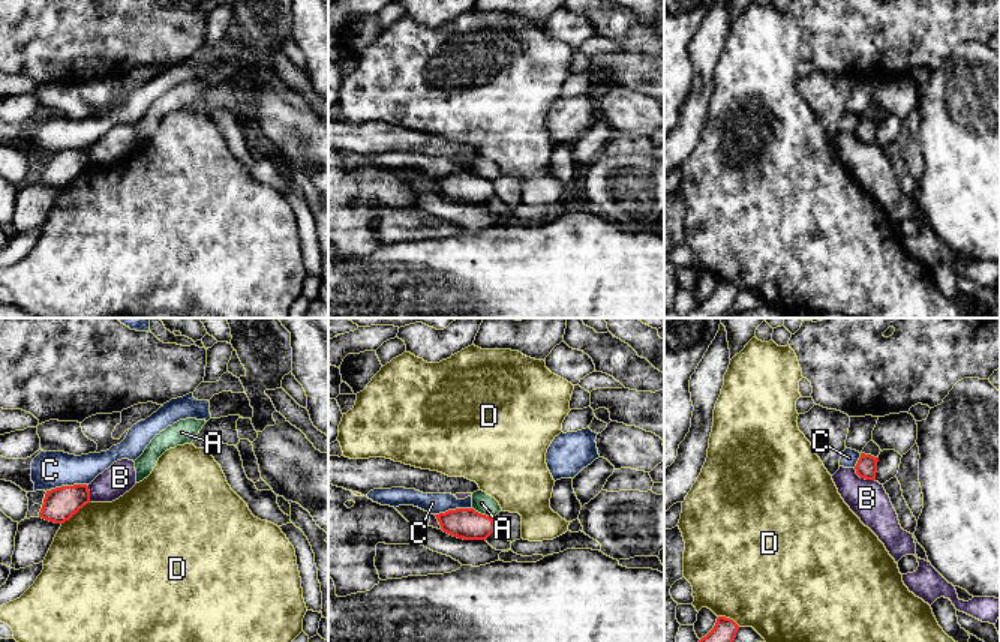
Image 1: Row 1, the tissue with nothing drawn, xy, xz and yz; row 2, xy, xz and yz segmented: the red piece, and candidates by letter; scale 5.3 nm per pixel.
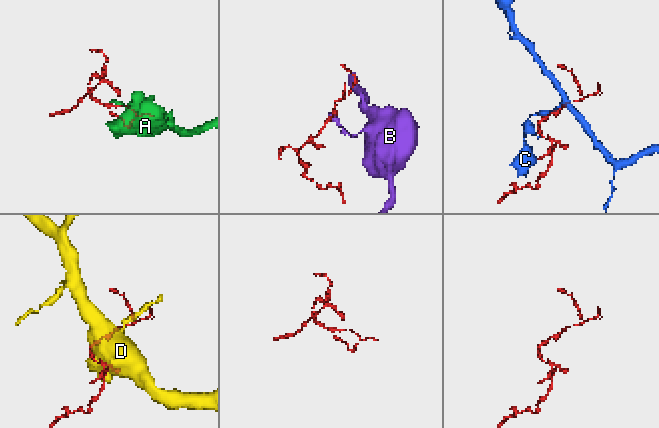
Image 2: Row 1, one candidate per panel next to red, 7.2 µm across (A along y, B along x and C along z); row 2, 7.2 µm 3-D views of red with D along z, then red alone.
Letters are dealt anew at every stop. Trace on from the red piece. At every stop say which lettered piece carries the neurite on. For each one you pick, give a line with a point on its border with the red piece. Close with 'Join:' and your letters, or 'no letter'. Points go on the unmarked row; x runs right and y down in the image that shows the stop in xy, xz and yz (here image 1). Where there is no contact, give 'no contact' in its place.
Join: no letter

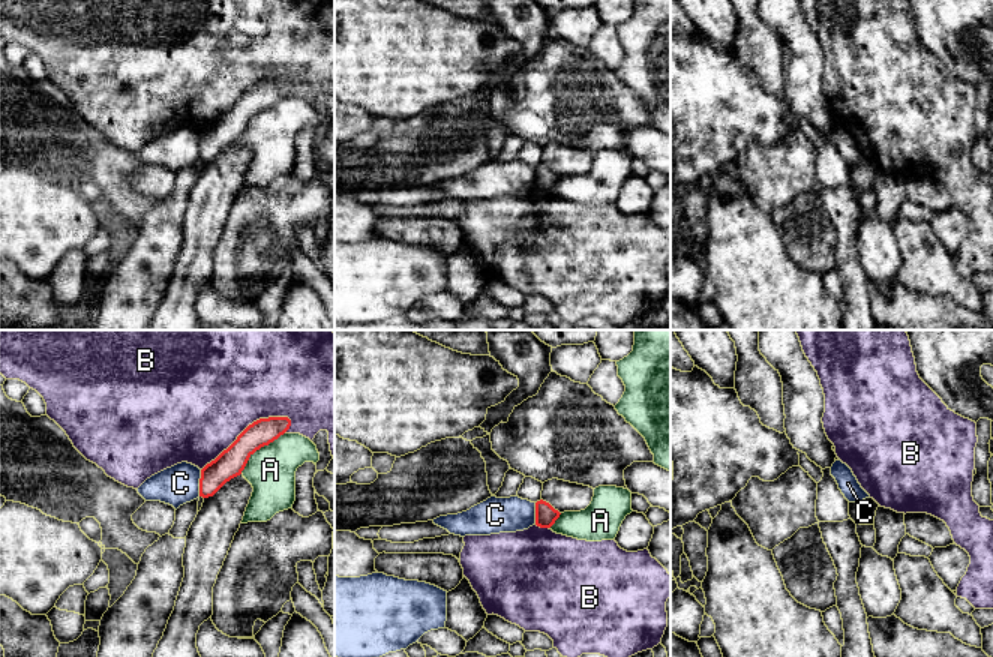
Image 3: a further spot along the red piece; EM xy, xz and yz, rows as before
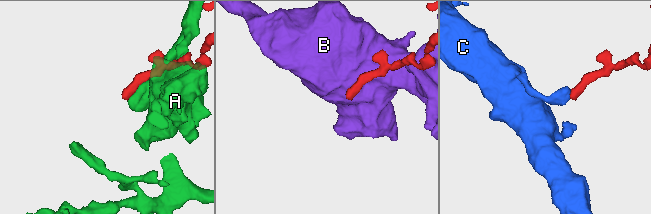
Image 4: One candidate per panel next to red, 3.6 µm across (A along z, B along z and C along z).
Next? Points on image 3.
Join: no letter

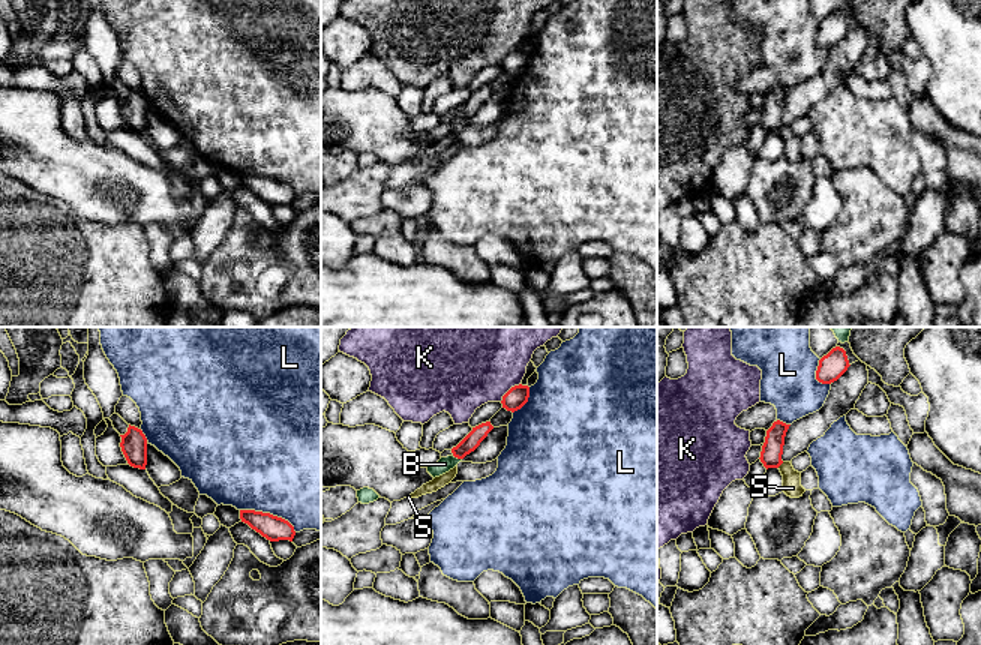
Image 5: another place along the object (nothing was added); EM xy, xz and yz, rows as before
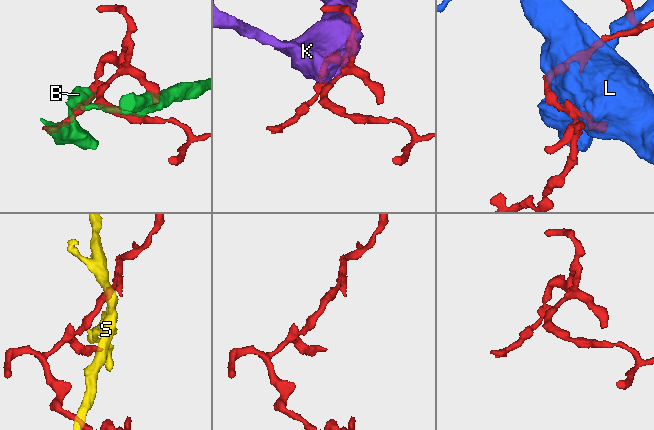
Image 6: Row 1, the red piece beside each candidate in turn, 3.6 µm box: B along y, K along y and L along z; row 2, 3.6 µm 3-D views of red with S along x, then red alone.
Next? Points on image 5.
Join: no letter

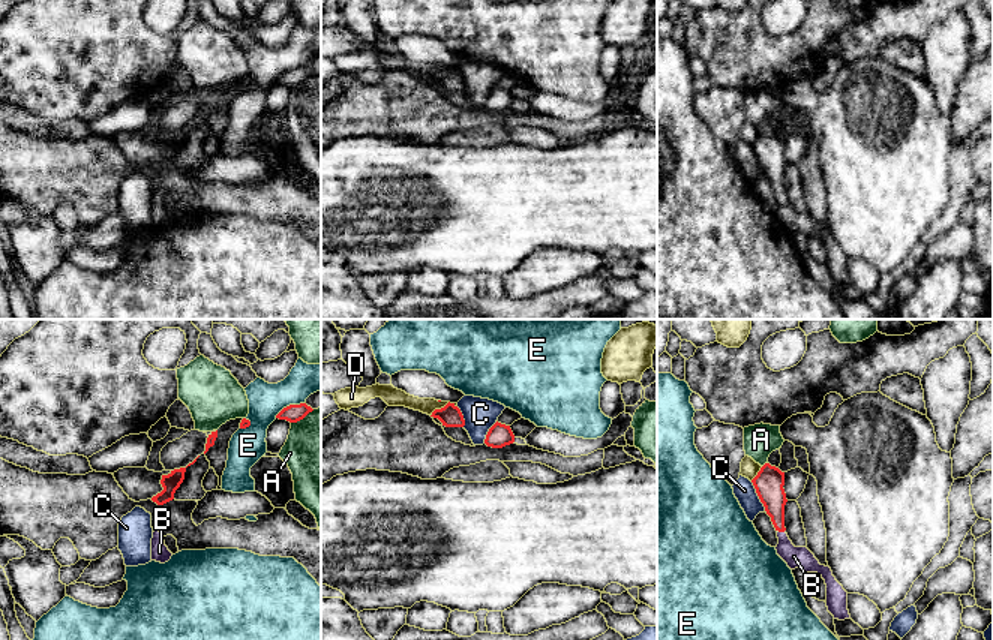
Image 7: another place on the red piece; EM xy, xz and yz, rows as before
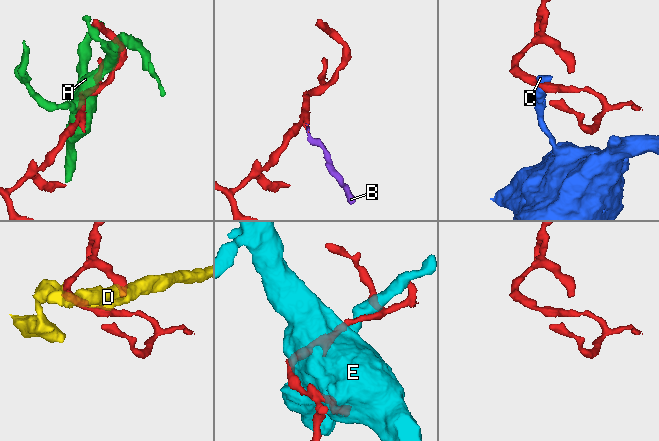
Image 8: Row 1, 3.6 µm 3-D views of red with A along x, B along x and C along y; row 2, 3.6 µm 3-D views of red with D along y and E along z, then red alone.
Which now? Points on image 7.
B: yz (782, 195)
Join: B

